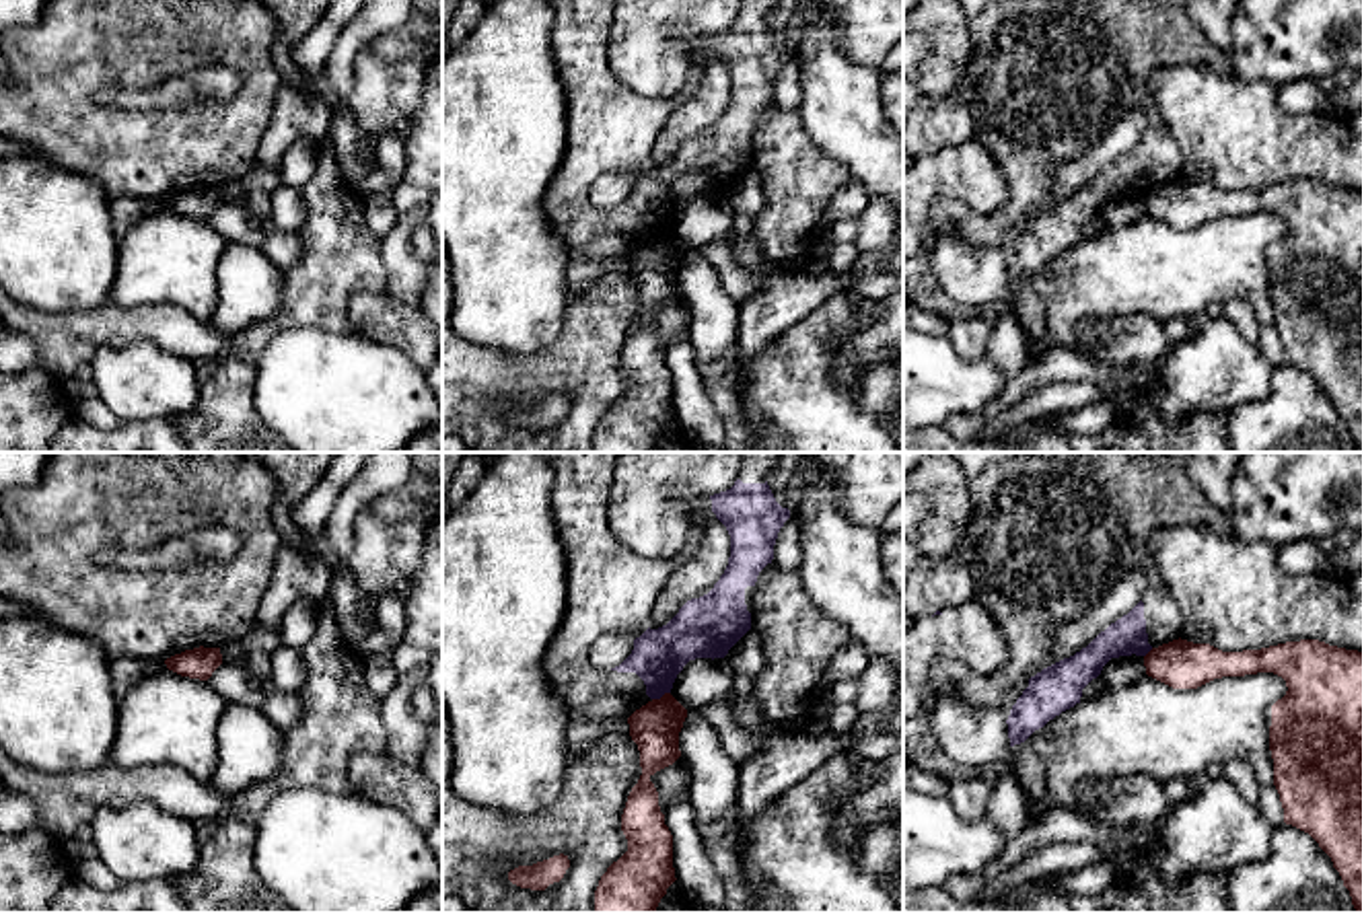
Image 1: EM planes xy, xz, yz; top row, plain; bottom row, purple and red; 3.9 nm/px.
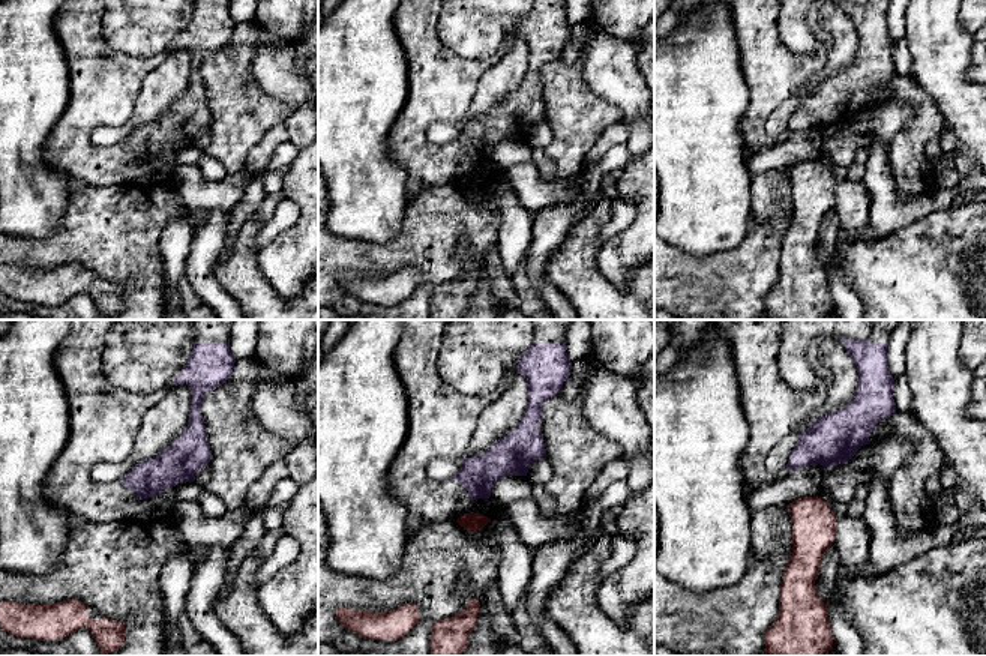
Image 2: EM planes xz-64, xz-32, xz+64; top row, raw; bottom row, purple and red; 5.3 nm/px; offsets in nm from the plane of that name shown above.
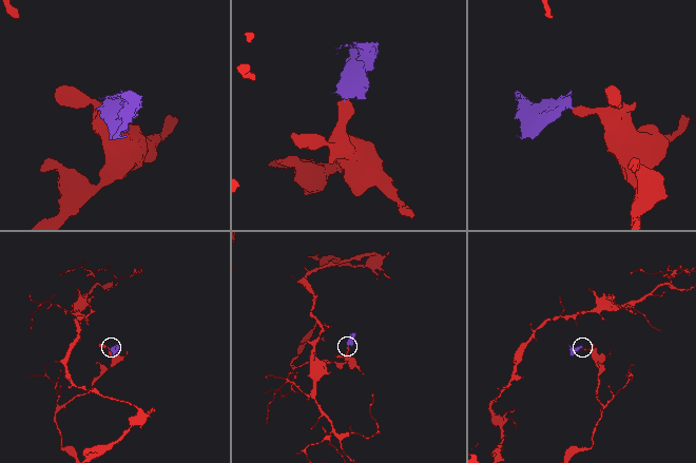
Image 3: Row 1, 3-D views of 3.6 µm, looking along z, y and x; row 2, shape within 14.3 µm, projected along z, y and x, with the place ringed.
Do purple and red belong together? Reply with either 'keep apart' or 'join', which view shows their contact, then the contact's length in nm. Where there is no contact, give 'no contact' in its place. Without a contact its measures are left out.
keep apart; meets purple in xz; contact 80 nm long

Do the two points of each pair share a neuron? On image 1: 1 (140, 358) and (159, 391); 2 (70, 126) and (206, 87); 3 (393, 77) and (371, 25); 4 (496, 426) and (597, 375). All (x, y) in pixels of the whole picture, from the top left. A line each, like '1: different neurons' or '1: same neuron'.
1: same neuron
2: different neurons
3: different neurons
4: same neuron

